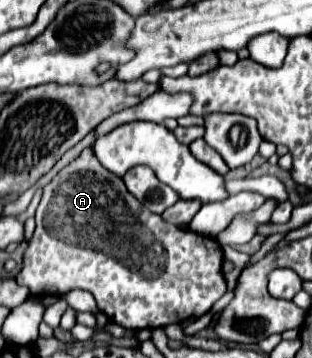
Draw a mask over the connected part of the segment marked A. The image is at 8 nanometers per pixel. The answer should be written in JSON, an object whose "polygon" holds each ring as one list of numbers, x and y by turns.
{"polygon":[[90,151,90,155,82,155,82,159,78,159,78,163,70,163,66,165,62,171,58,171,56,177,52,177,52,181,44,187,42,193,42,201,36,209,36,231,32,241,28,243,28,249,24,253,24,267,22,271,16,275,18,285,28,287,32,295,64,295,66,291,72,289,86,289,94,295,98,309,108,315,108,319,112,323,122,325,124,329,130,331,138,331,138,329,158,329,158,327,166,327,170,323,184,323,188,319,192,319,194,315,204,315,224,293,226,293,226,281,222,275,222,247,216,239,206,237,206,235,198,235,194,231,184,231,180,227,174,227,166,221,160,219,160,215,154,215,146,209,138,209,138,201,126,191,126,185,122,179,118,179,116,175,110,175,110,171,106,171,98,159,94,159,94,153]]}

